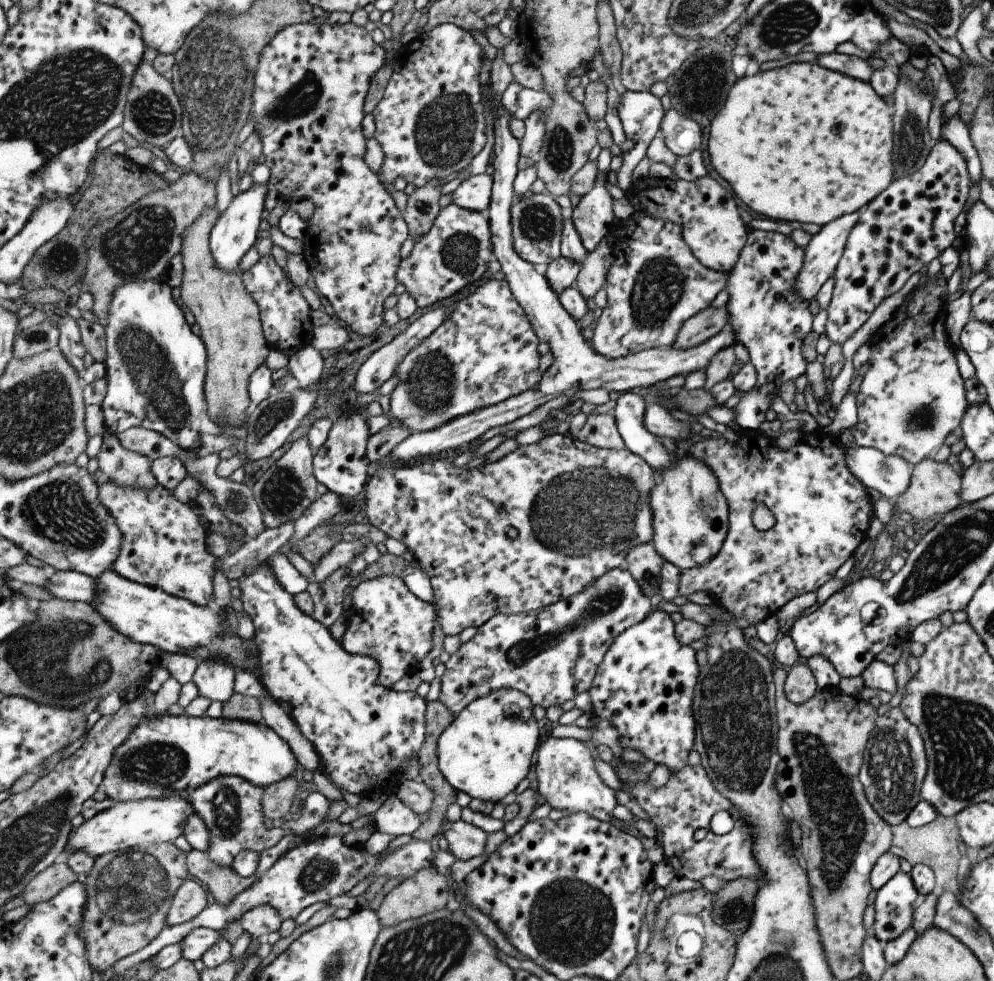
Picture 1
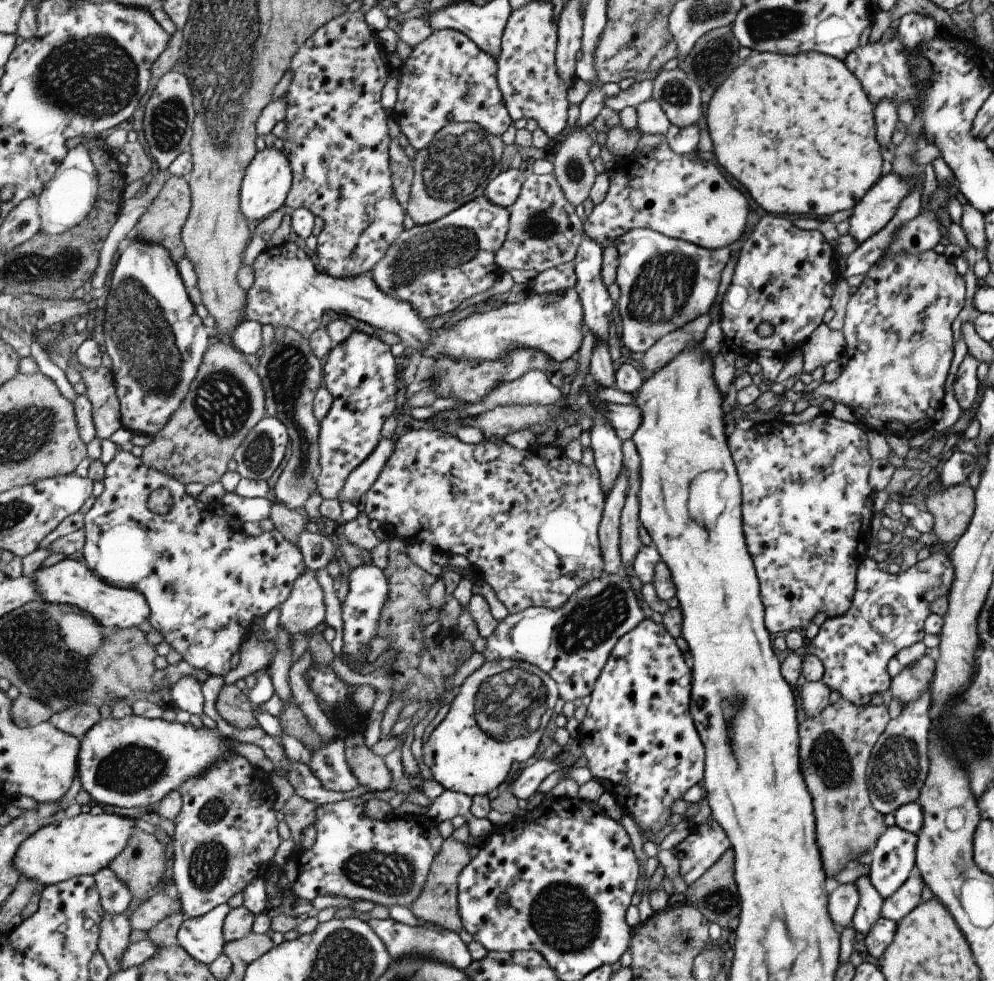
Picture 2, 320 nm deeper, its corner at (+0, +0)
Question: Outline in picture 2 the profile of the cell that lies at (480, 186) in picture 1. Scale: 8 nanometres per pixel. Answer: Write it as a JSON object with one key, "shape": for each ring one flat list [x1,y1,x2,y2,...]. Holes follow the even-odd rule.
{"shape":[[524,167,507,169,487,185,485,196,489,197,491,202,510,209,517,202,528,179,527,175,528,171]]}

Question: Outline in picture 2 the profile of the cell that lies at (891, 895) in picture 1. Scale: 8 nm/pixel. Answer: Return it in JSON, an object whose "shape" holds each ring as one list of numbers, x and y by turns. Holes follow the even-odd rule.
{"shape":[[895,825,887,827,878,836,874,847,867,859,868,879,873,888,882,896,887,898,896,888,899,888,908,877,909,870,913,868,916,851,916,835,898,829]]}

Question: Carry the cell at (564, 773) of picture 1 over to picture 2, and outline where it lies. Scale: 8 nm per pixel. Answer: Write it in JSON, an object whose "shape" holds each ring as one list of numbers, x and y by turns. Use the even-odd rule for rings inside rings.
{"shape":[[540,758,534,764,528,765,513,782,513,791,518,799,531,798,539,790,539,784,557,770,557,762]]}

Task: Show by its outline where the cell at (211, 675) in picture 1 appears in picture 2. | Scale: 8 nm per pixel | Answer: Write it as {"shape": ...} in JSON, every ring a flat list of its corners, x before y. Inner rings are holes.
{"shape":[[131,451,116,453,115,457,106,465,104,491,85,514,84,527,86,528,86,545,82,550,82,555,89,567,98,573,104,581,107,581,107,584,122,589,141,591,150,604,151,614,148,622,154,630,157,630,163,636,163,640,189,664,208,670,212,675,221,675,224,678,231,672,231,660,235,656,235,650,240,650,239,646,244,643,245,636,249,634,249,624,243,624,243,616,239,616,239,612,261,612,261,616,267,616,271,610,275,610,279,604,283,606,284,602,290,598,297,579,307,570,302,548,298,544,293,544,290,540,287,540,282,532,279,532,276,528,265,532,248,529,249,526,239,521,239,517,228,513,223,504,197,500,190,495,186,485,181,481,152,469,145,464,142,457,131,454],[163,487,169,487,174,498,173,506,167,514,153,512,149,506,149,497,152,492]]}

